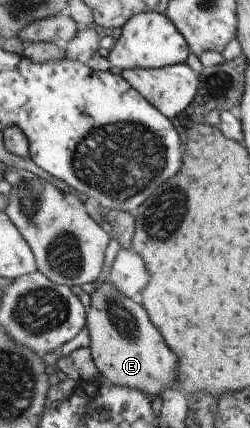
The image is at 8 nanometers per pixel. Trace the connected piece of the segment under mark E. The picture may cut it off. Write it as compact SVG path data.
M106 282L89 296L91 302L86 307L85 318L90 339L88 348L101 378L111 385L148 395L151 400L166 389L176 388L178 358L168 350L142 306L124 298Z

